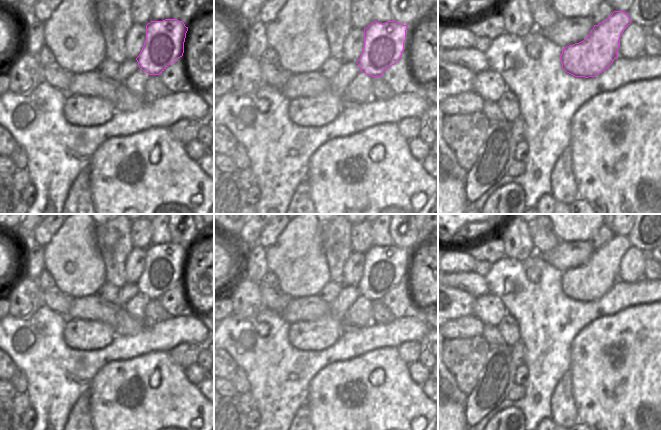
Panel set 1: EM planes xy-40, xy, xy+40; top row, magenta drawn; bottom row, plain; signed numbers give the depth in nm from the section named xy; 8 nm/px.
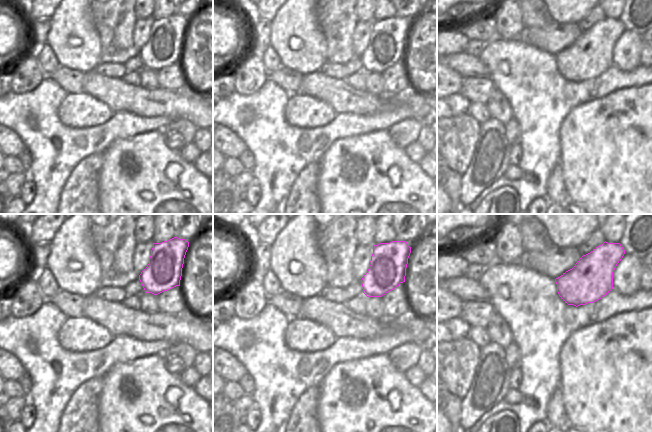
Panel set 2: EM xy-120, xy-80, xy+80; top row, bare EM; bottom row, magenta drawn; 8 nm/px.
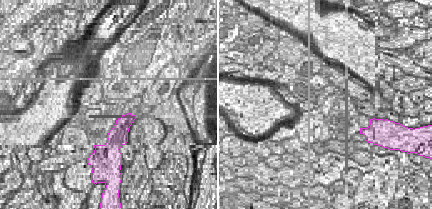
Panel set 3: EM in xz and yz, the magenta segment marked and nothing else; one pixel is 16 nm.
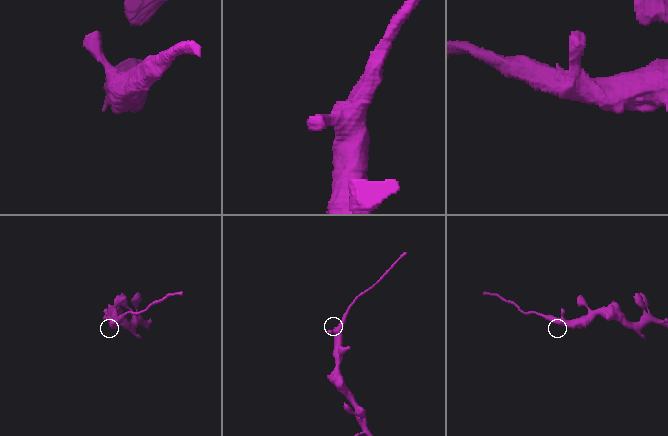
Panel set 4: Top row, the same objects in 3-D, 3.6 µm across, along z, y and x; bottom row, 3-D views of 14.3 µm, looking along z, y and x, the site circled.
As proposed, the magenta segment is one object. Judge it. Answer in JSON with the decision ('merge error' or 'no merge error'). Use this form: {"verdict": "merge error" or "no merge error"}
{"verdict": "merge error"}

